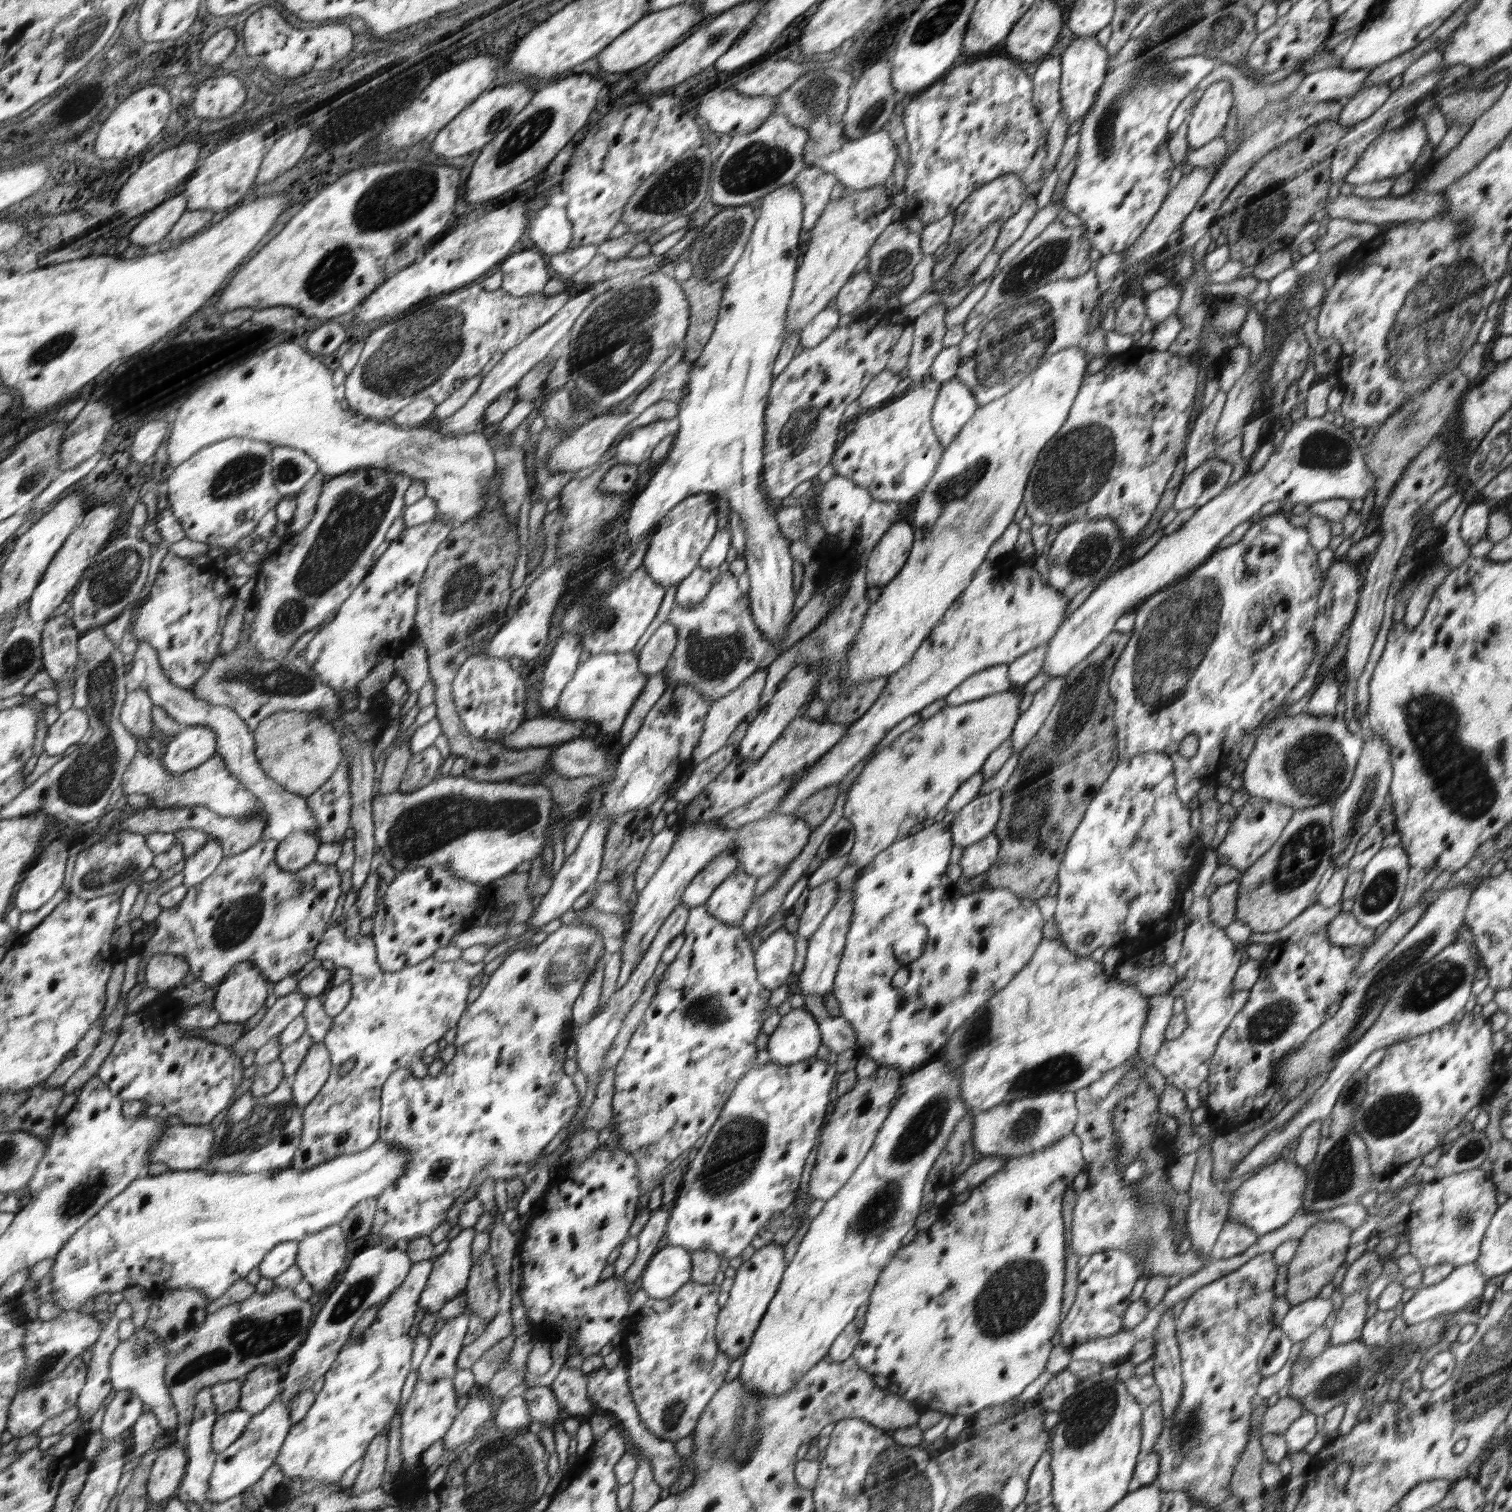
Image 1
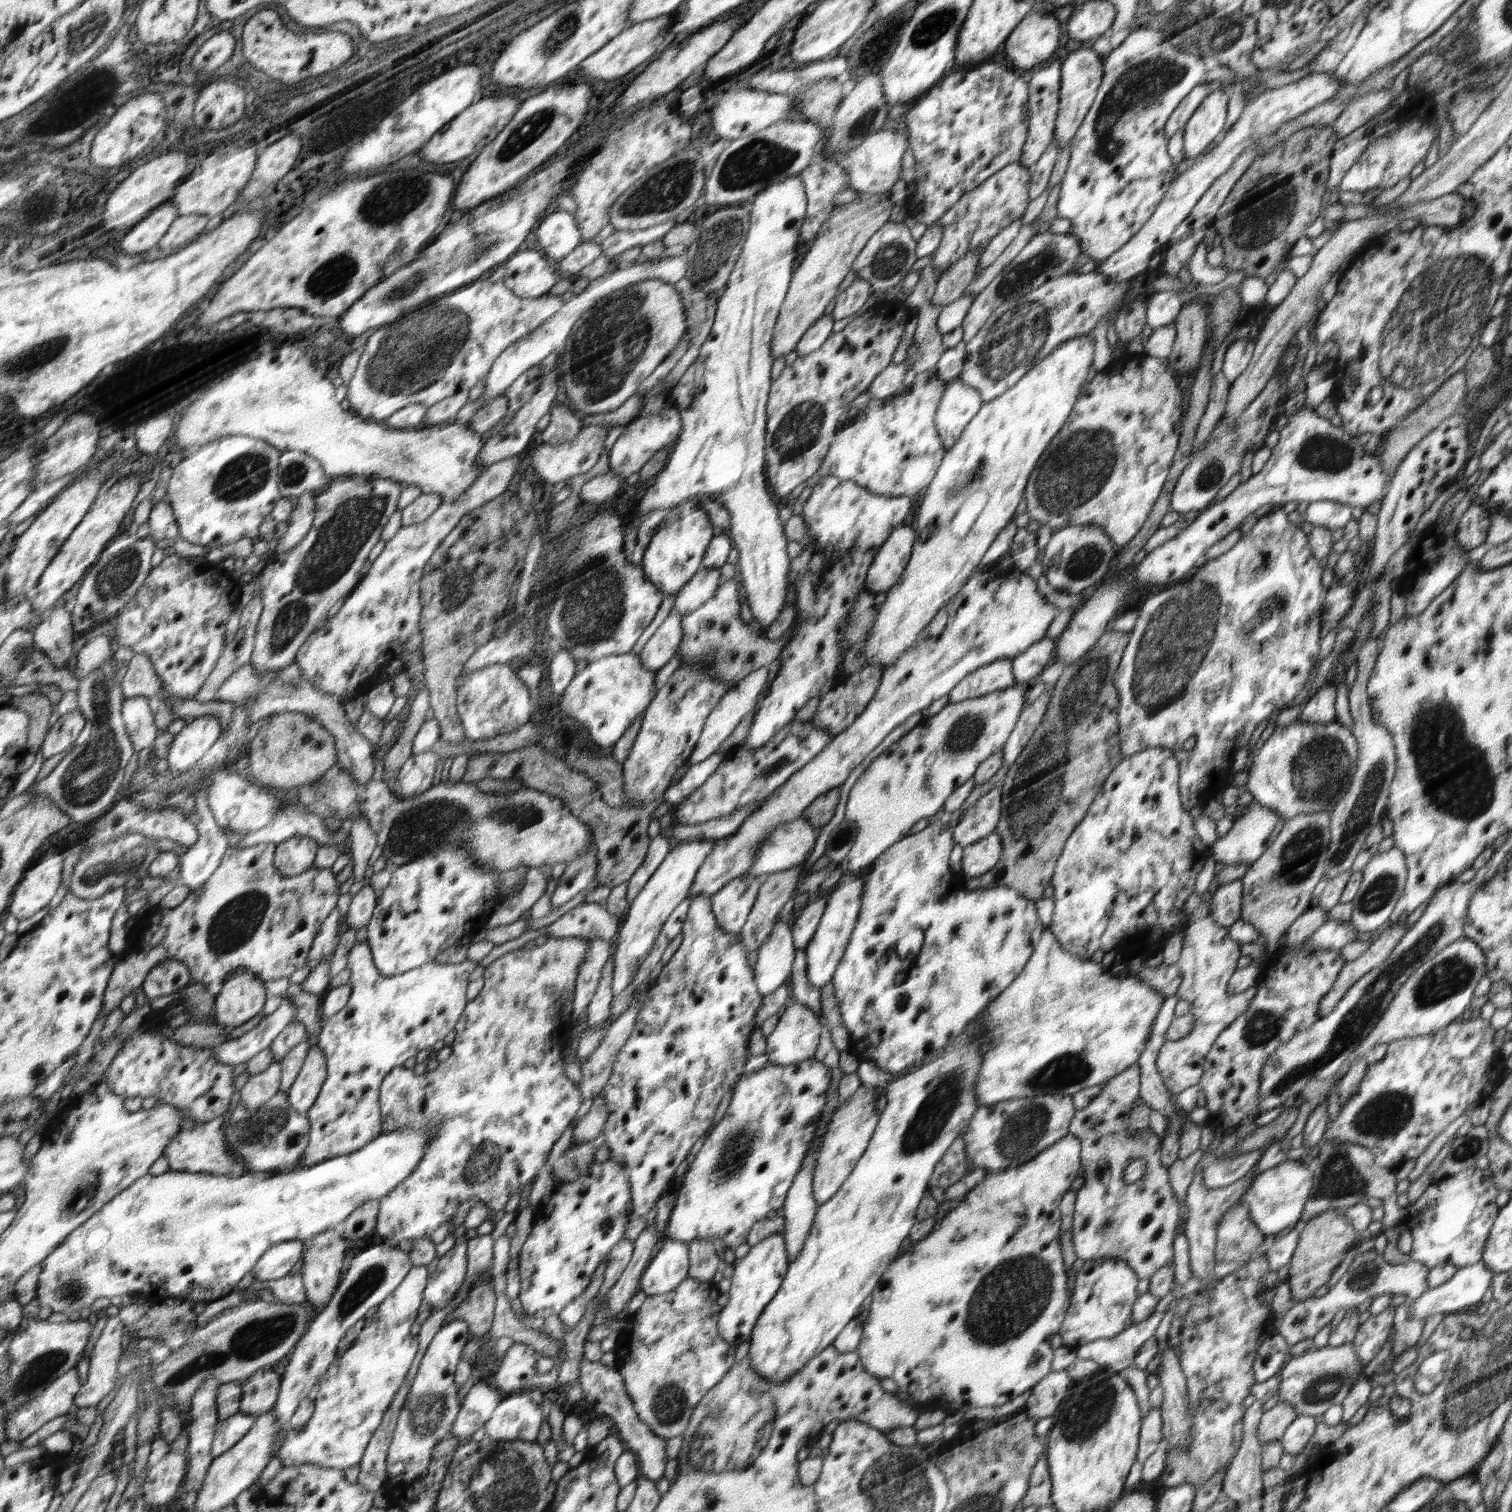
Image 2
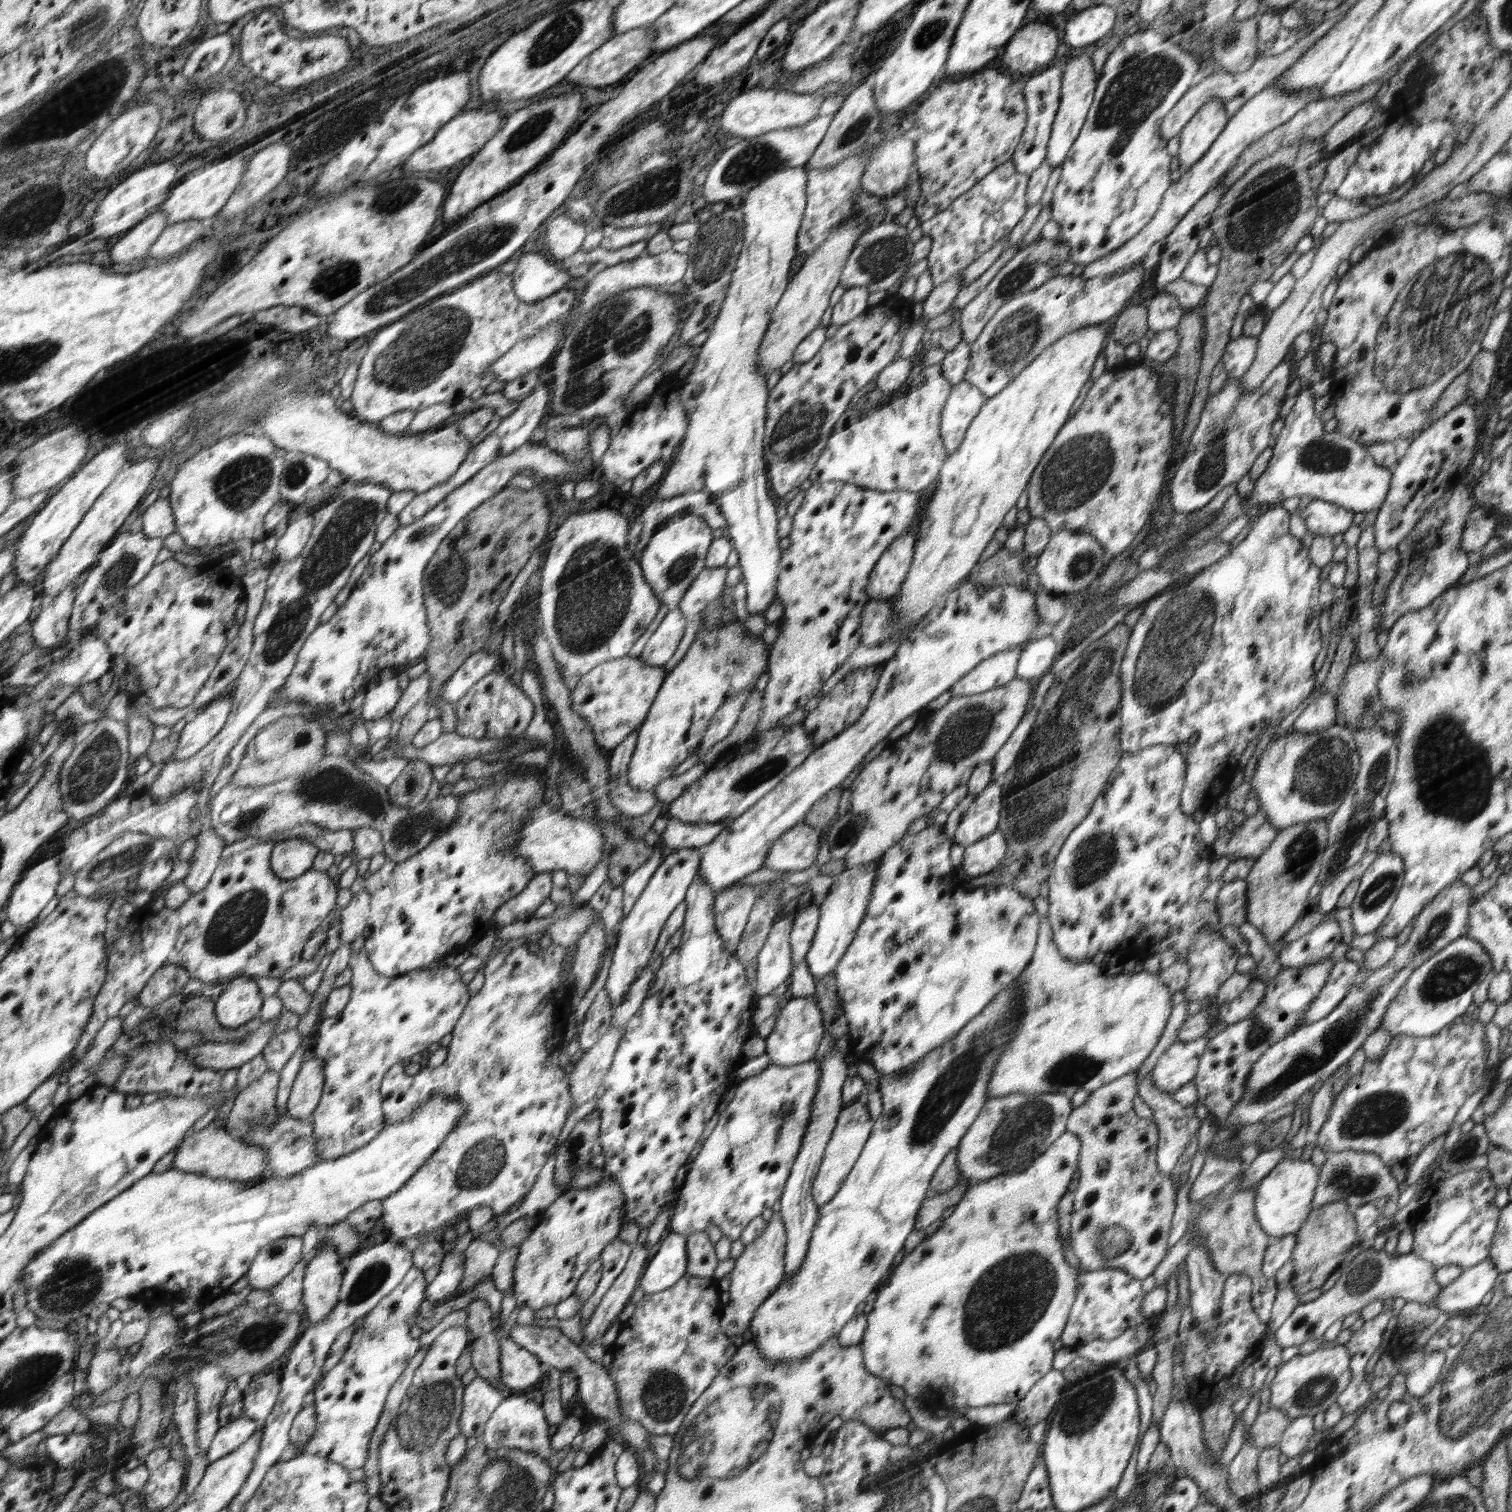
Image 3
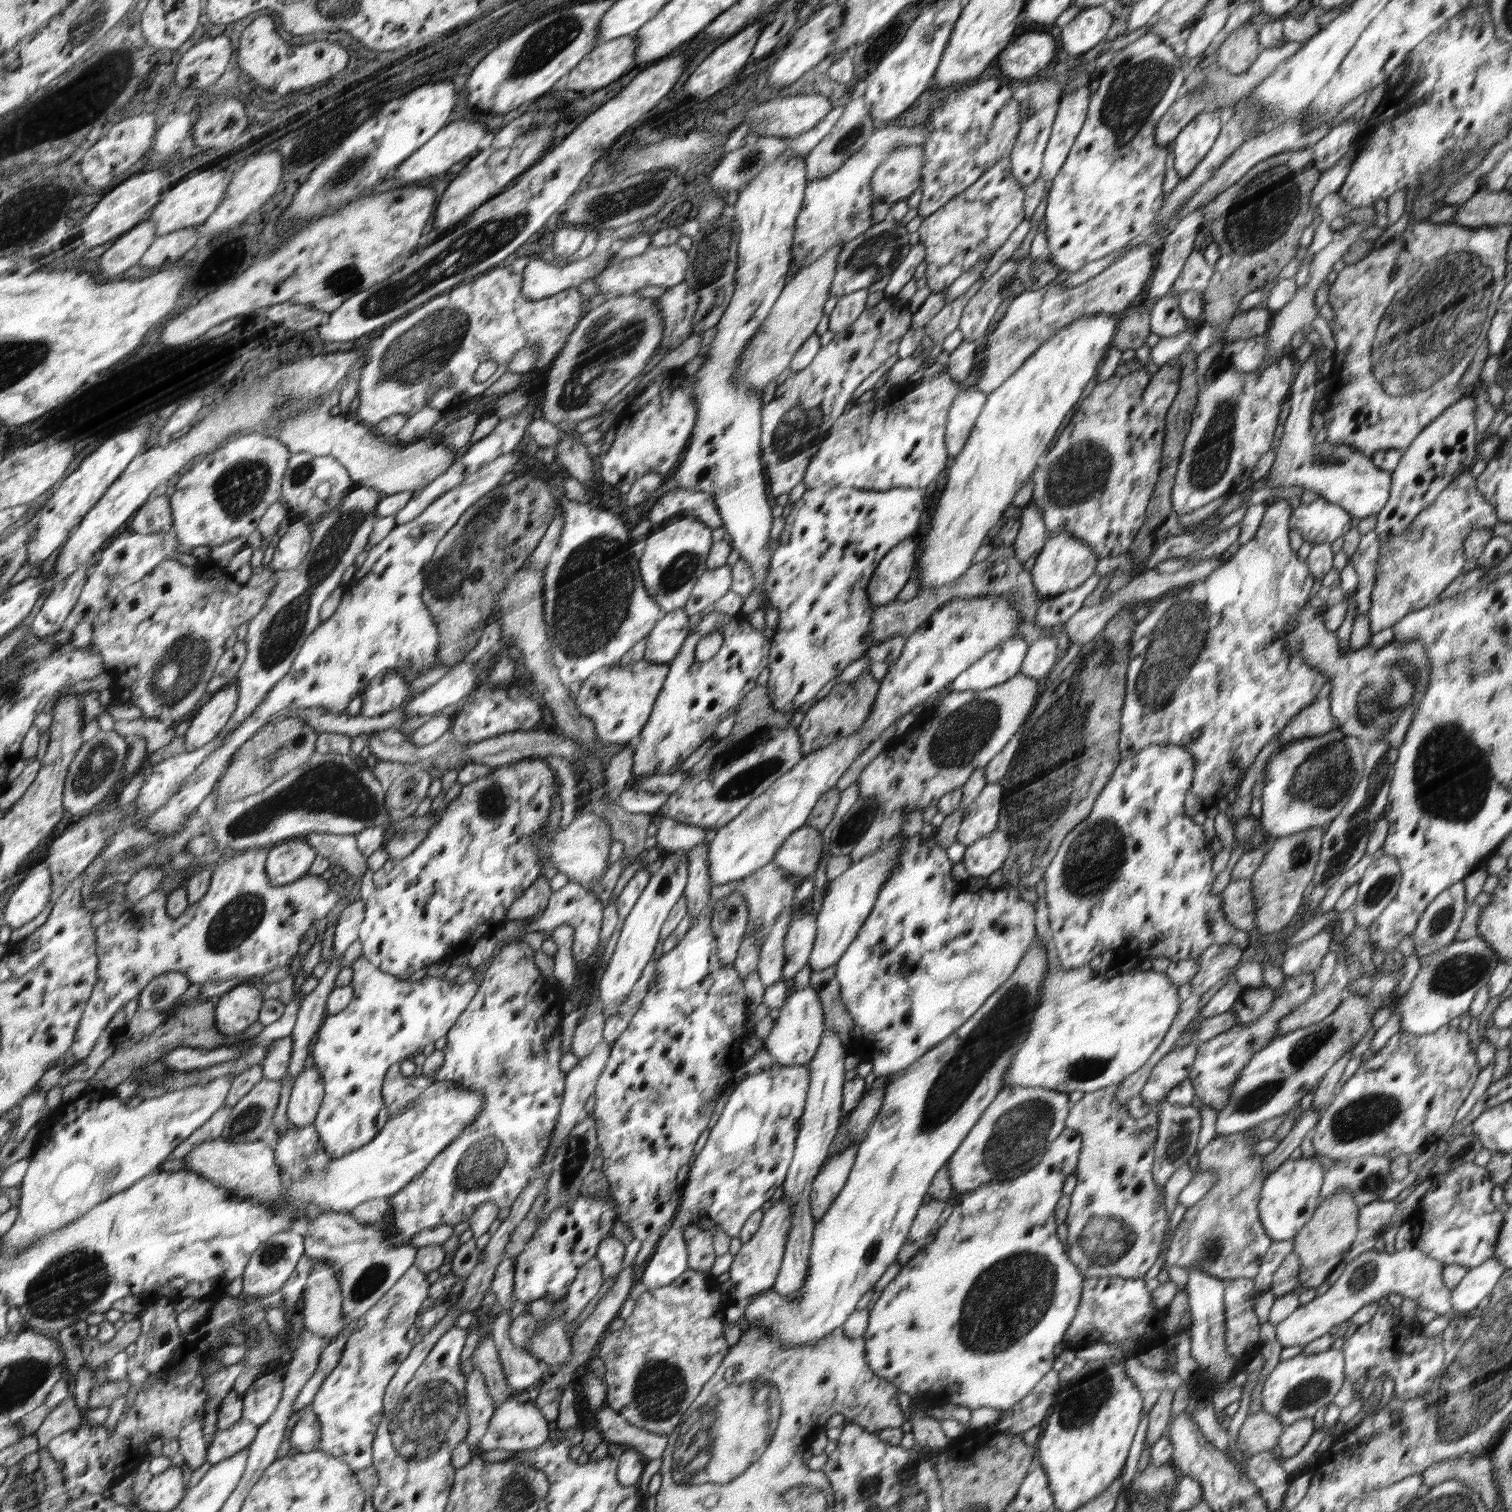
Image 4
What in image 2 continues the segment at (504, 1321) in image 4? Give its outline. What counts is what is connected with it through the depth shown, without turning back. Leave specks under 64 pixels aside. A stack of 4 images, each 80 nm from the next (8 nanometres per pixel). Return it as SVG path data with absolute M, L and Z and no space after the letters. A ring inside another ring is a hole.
M514 1342L494 1374L498 1392L514 1394L536 1375L536 1352L532 1346Z

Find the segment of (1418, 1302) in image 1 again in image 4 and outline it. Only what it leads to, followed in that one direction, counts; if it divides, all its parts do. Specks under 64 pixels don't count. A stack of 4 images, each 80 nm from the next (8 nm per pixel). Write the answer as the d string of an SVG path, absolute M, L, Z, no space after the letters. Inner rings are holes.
M1494 1257L1478 1267L1468 1269L1456 1289L1450 1290L1452 1312L1459 1316L1467 1311L1477 1309L1482 1298L1491 1296L1506 1270L1507 1268L1504 1268Z

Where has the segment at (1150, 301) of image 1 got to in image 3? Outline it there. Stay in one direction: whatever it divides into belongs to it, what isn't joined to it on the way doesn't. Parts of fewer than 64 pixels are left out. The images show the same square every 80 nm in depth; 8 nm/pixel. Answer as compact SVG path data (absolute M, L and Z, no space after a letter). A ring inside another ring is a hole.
M1160 291L1148 306L1148 326L1154 333L1176 329L1184 314L1176 296Z

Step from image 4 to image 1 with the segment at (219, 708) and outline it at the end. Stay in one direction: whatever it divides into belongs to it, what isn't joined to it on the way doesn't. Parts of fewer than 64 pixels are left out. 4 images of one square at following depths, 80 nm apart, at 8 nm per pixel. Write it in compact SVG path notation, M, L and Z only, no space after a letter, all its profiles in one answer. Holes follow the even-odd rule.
M185 726L167 746L164 766L170 774L184 775L199 769L216 756L218 733L209 726Z

